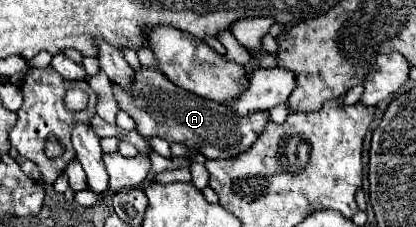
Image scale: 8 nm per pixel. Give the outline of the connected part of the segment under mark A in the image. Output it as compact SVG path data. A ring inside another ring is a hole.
M143 67L135 71L133 87L123 89L121 85L111 83L115 101L121 111L135 119L137 131L145 137L159 135L169 143L185 143L185 147L201 153L205 147L211 147L211 159L225 159L231 155L239 155L247 151L259 137L261 129L267 125L269 117L263 111L251 113L247 117L237 117L221 103L203 99L195 93L189 93L177 85L173 85L163 73Z

